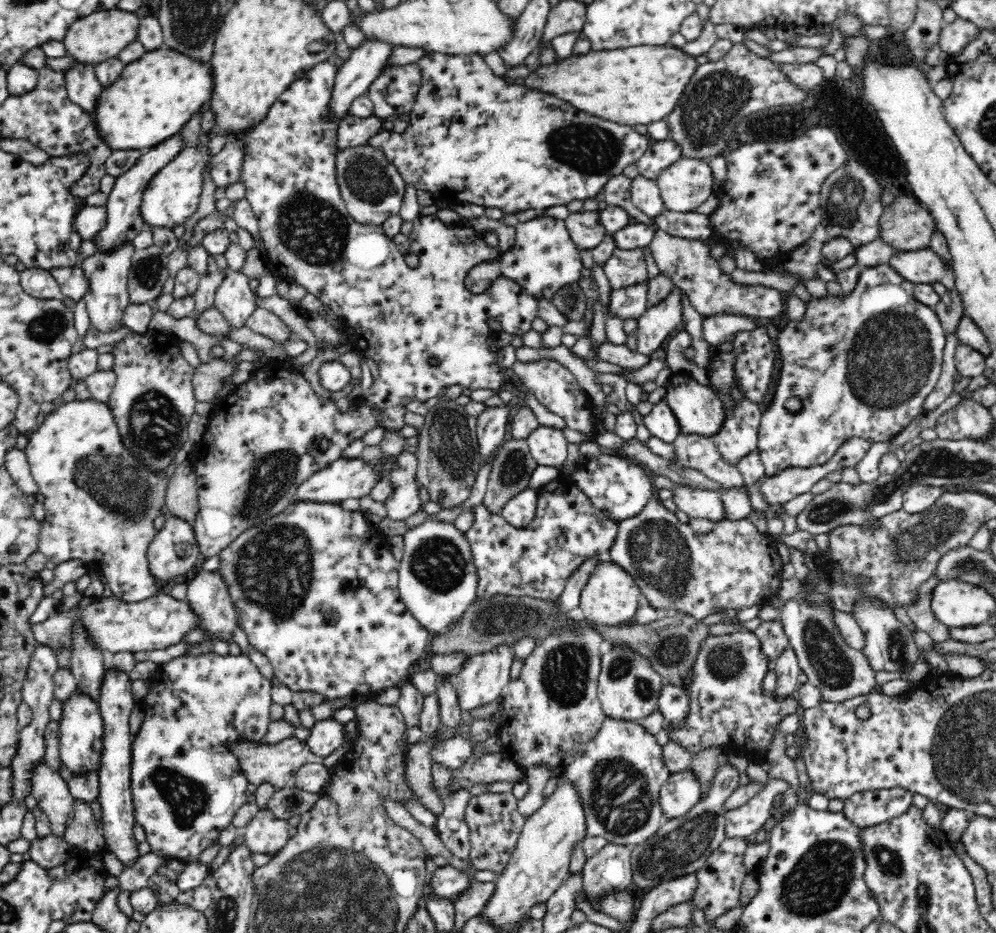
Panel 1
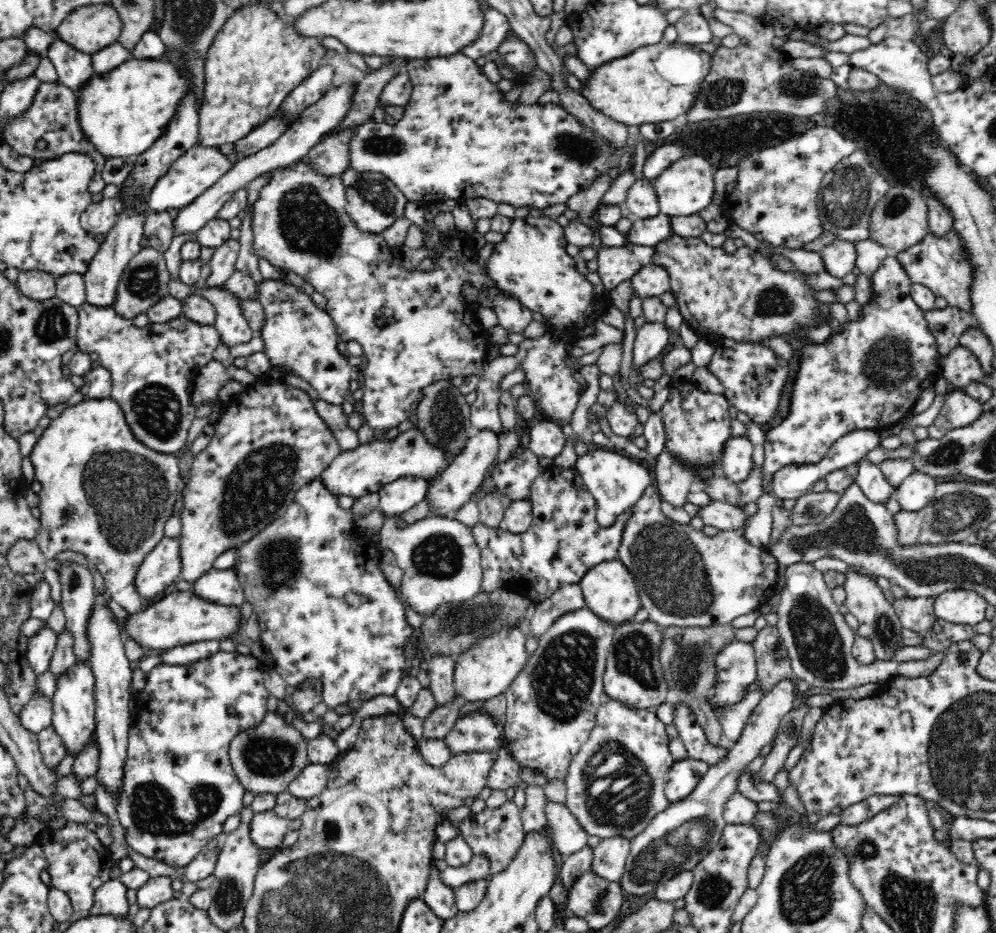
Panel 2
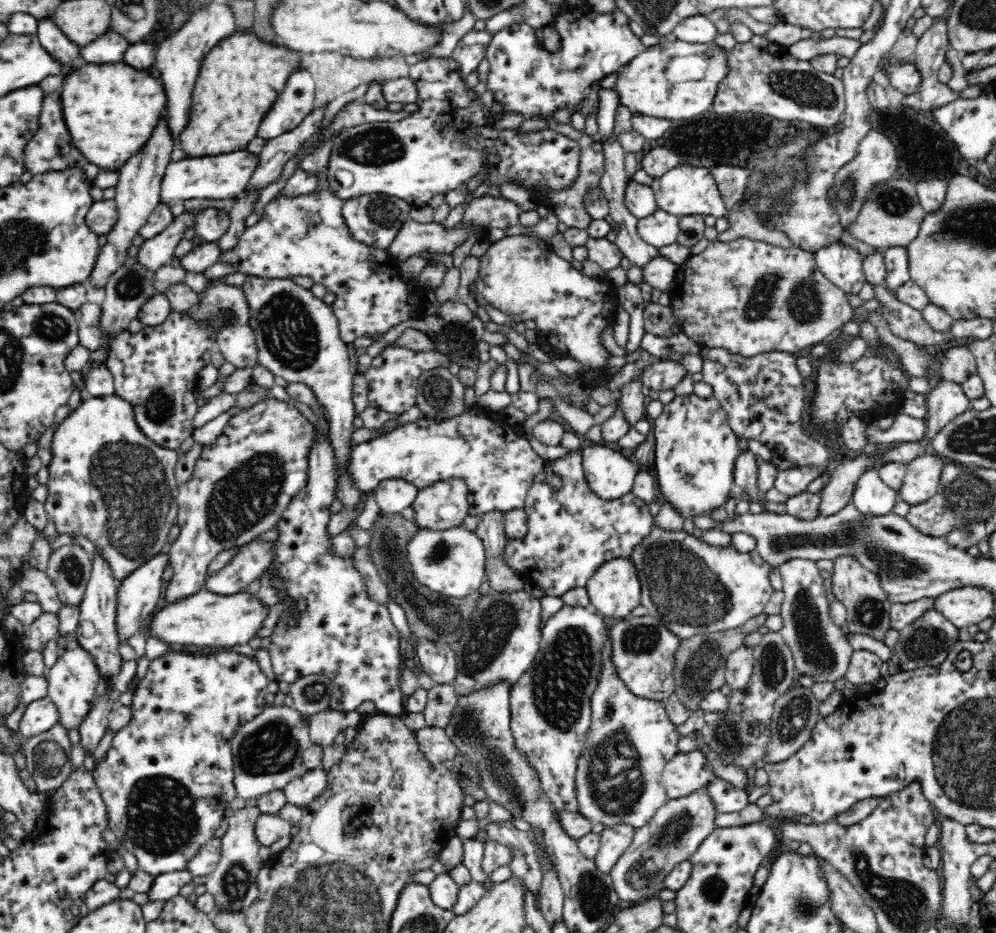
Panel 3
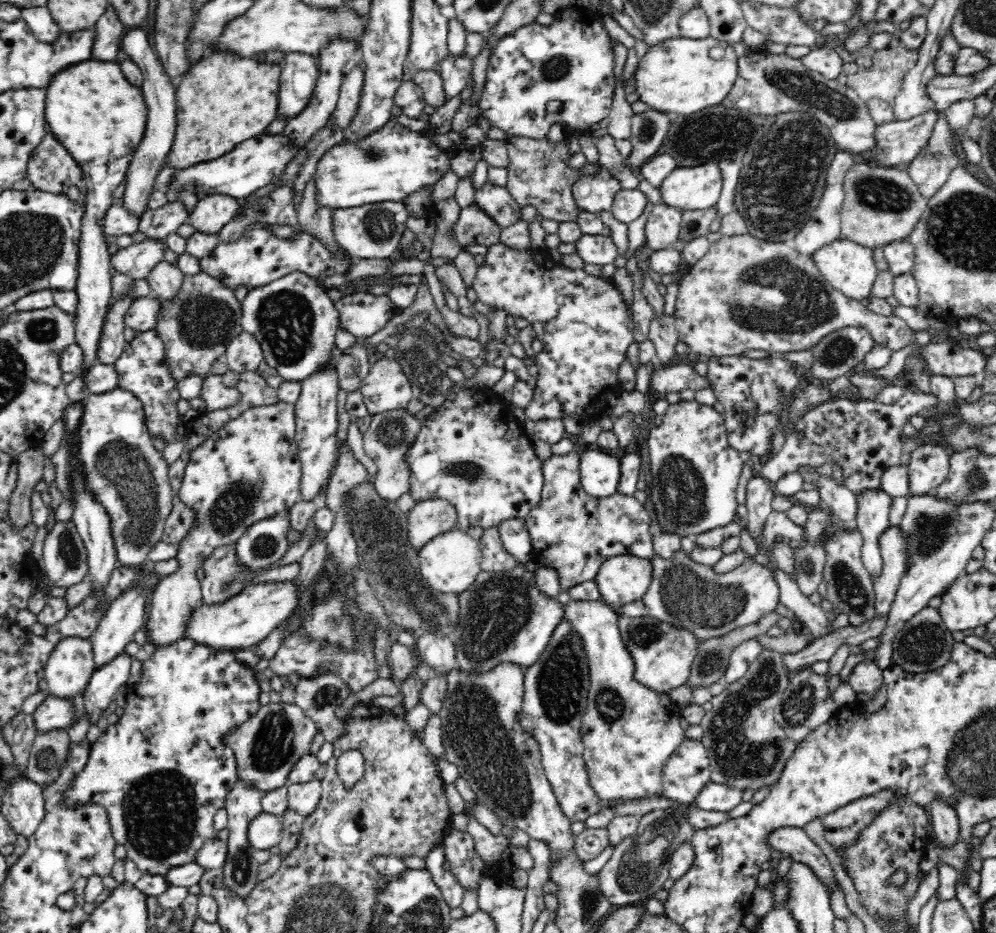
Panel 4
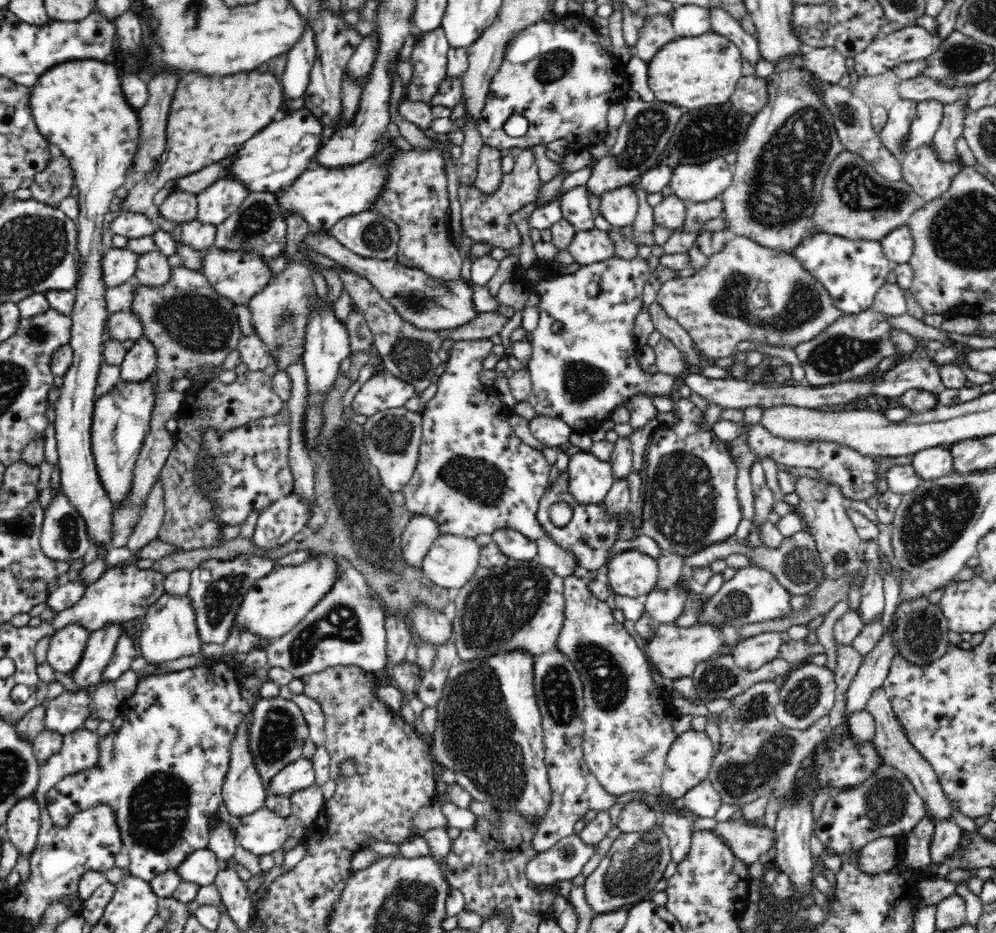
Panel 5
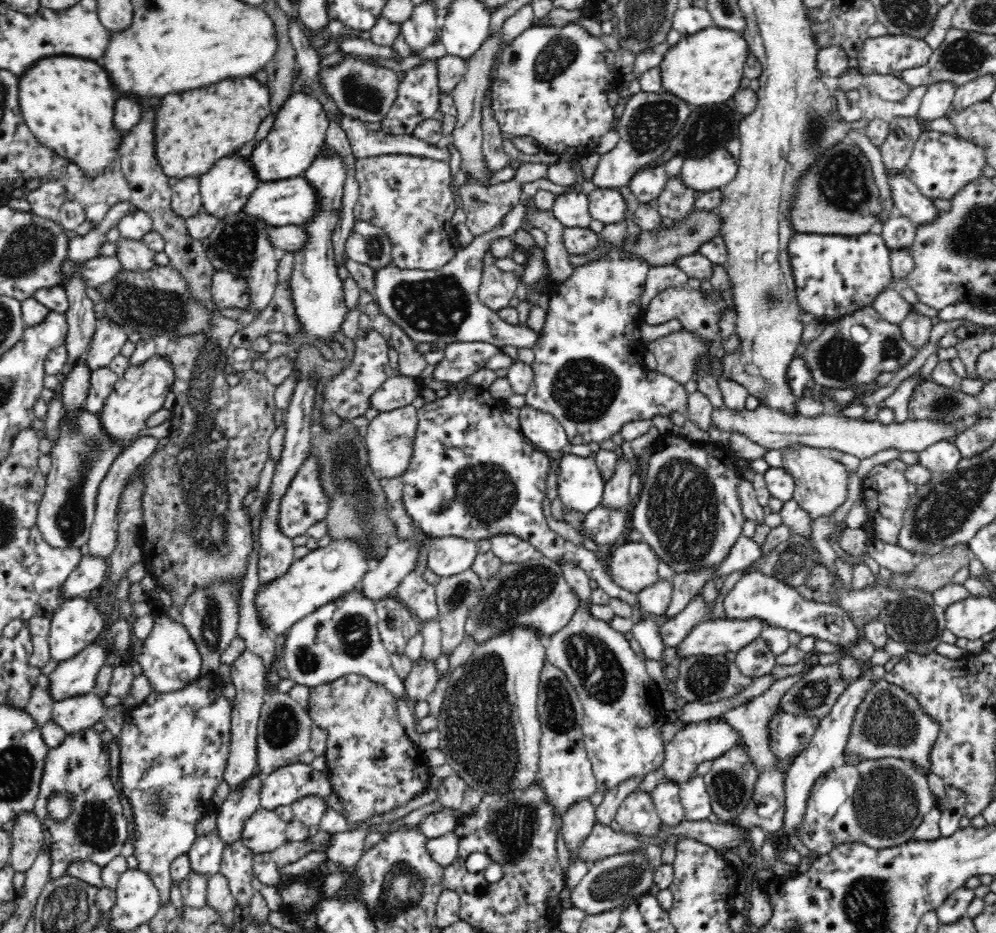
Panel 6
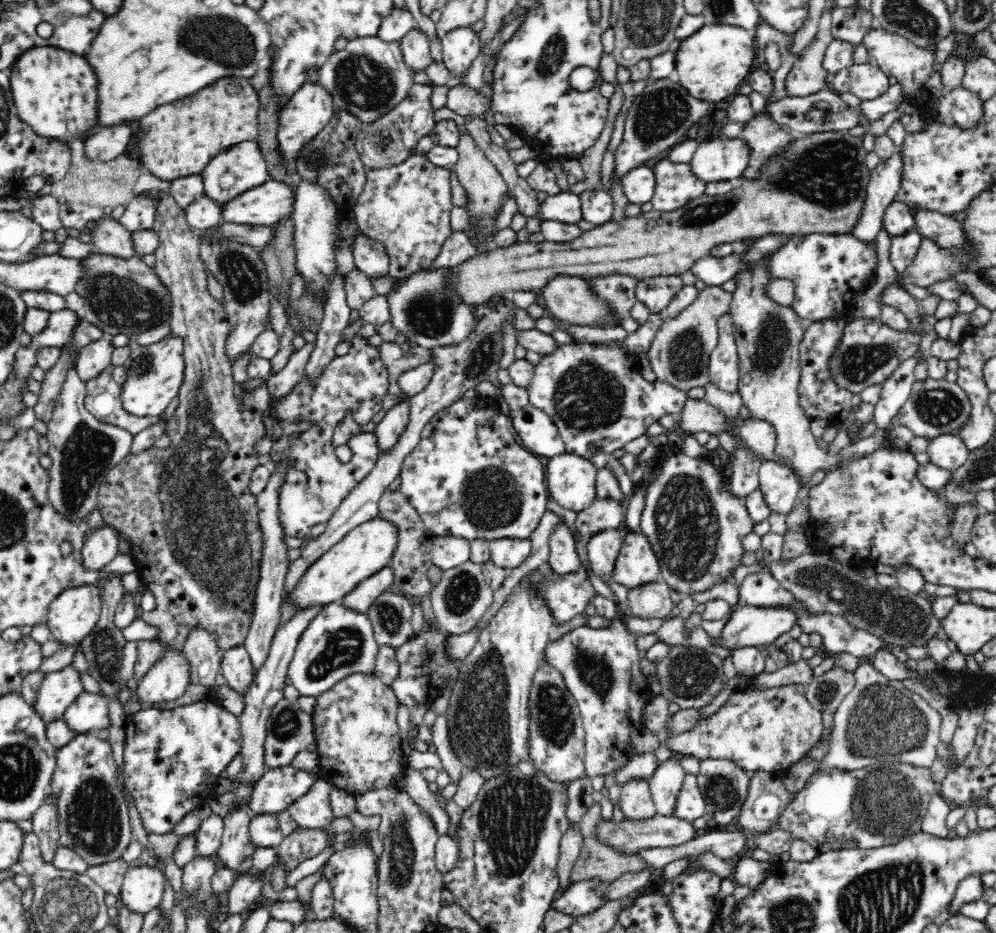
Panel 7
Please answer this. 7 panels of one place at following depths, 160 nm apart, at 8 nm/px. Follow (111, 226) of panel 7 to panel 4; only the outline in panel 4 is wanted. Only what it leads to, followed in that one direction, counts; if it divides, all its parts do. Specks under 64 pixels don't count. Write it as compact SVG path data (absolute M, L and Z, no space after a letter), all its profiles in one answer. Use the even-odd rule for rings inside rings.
M160 260L146 276L153 295L161 298L172 298L178 294L185 274L176 265Z

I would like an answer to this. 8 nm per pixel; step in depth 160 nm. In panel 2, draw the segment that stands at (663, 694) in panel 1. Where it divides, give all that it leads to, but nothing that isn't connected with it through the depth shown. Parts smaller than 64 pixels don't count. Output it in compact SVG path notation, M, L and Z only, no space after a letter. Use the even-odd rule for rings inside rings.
M677 704L675 710L674 725L678 729L679 739L687 748L688 757L703 760L708 766L722 762L729 750L710 744L704 729L698 724L696 715L686 705Z

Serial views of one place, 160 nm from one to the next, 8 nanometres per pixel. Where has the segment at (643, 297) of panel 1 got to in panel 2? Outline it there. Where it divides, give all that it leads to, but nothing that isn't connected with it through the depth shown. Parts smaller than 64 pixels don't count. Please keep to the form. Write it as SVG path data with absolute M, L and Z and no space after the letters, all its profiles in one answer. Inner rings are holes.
M655 262L646 264L631 278L633 292L638 296L657 297L671 292L670 273Z

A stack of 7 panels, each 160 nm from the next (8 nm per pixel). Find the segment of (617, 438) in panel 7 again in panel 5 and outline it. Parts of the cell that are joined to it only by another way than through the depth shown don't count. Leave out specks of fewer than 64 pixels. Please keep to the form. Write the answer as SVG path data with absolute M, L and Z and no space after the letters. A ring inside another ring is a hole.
M616 255L610 256L608 260L600 260L600 262L592 264L579 265L575 272L570 273L569 275L558 274L553 279L535 277L531 267L528 267L527 269L519 267L519 273L516 277L527 284L529 288L536 288L535 291L540 295L539 323L536 330L531 332L531 343L533 346L532 358L530 358L529 363L526 365L532 379L532 390L529 392L529 396L526 400L532 406L535 415L562 419L565 424L570 426L570 429L574 433L591 436L596 430L601 428L606 420L612 419L616 410L619 410L621 407L627 408L628 401L632 400L634 396L641 396L641 398L642 396L646 396L649 400L652 400L653 397L672 396L672 390L675 389L676 379L673 376L664 374L660 371L657 371L656 373L647 373L642 369L639 359L641 348L638 345L636 335L634 334L634 320L638 312L640 312L640 306L642 306L642 291L644 290L646 283L649 282L649 276L653 270L648 258L634 256L630 258L630 260L626 260L624 257Z

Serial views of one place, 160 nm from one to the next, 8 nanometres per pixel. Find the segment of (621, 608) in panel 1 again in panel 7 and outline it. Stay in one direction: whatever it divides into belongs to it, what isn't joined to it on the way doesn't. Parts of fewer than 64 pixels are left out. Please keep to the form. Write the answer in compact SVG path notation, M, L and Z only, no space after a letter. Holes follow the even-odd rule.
M624 529L622 548L613 570L614 582L636 588L656 581L660 573L658 557L646 535Z

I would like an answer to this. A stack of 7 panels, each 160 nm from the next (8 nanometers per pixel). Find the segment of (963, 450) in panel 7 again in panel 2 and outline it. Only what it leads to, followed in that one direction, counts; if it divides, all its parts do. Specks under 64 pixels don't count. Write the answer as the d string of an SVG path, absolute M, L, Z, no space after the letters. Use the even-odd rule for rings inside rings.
M913 471L895 488L894 495L902 509L917 511L932 502L939 483L937 478L920 471Z

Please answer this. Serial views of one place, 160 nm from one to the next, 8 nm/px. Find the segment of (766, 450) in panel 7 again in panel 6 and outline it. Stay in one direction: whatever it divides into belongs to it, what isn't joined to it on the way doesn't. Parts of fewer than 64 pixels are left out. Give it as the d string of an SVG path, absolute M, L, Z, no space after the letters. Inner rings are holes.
M726 406L716 407L711 413L711 425L717 427L723 437L740 434L748 440L768 449L784 449L791 445L807 445L818 449L836 449L842 453L857 456L864 460L888 448L897 448L900 453L904 451L922 453L928 446L940 440L953 440L960 431L972 425L980 416L970 416L968 419L954 422L952 426L945 426L933 420L910 420L900 424L885 426L880 422L863 422L854 418L841 418L841 416L818 416L818 418L804 418L802 414L789 416L784 412L759 406L755 410L732 411Z

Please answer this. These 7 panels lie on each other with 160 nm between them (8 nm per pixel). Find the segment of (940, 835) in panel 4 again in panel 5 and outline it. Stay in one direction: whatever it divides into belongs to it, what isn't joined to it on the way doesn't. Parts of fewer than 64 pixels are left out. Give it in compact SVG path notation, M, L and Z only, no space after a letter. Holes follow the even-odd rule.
M878 688L878 690L872 693L872 696L868 699L867 705L865 706L865 710L876 719L875 737L872 740L872 745L874 745L876 753L878 753L879 762L892 765L894 768L905 773L912 781L918 794L924 799L928 815L932 819L940 820L940 818L948 818L952 820L950 816L950 806L948 805L949 799L943 791L932 765L911 745L903 728L898 725L893 706L883 688Z

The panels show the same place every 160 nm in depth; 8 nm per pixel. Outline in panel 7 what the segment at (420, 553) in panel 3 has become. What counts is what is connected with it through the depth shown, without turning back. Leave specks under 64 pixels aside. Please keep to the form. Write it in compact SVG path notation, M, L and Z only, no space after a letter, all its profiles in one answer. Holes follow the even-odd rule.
M437 537L431 549L431 561L434 566L448 570L466 562L470 557L468 540L459 537Z

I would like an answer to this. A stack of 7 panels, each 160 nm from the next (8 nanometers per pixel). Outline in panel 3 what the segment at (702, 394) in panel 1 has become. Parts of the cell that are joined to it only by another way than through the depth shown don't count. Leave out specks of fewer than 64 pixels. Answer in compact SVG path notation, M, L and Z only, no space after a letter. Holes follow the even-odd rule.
M696 393L688 397L676 396L664 407L662 415L651 423L656 439L654 468L664 503L670 503L674 511L682 515L683 520L700 515L711 517L720 507L724 508L730 498L730 490L734 484L734 468L741 450L738 448L739 439L729 426L726 412L722 409L720 402L714 397L704 400Z

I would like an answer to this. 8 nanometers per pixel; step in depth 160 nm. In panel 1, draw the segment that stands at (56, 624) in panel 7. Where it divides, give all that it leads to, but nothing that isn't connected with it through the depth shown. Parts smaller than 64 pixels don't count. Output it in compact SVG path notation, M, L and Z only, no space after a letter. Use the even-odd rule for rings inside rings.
M76 686L72 696L62 702L62 716L58 721L59 753L66 768L71 772L88 772L98 769L104 723L100 716L97 700Z

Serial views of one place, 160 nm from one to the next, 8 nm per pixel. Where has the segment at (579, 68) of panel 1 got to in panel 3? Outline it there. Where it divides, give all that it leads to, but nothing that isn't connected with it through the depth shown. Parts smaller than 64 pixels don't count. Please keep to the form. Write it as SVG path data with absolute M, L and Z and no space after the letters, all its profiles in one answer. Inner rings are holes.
M671 37L646 48L618 72L620 77L615 91L621 104L628 106L631 112L672 121L694 118L710 110L718 87L730 68L728 51L714 41L700 44Z

